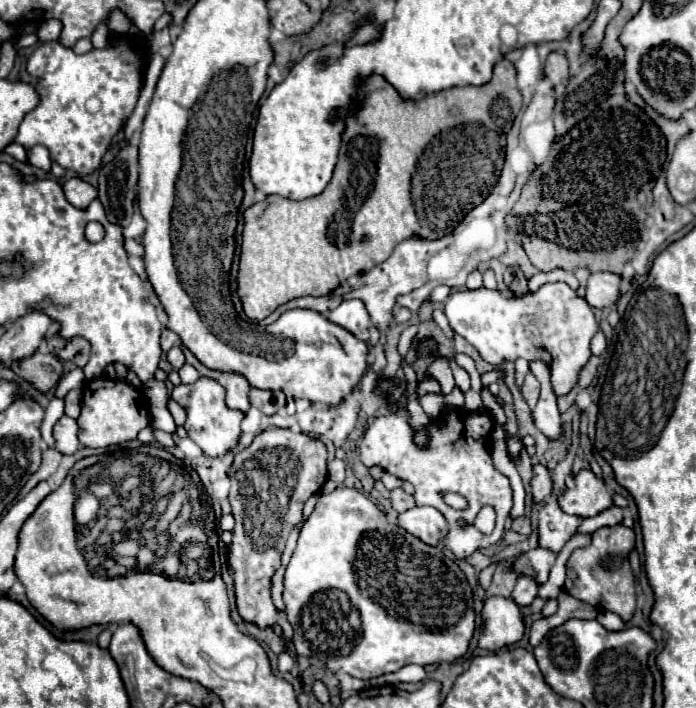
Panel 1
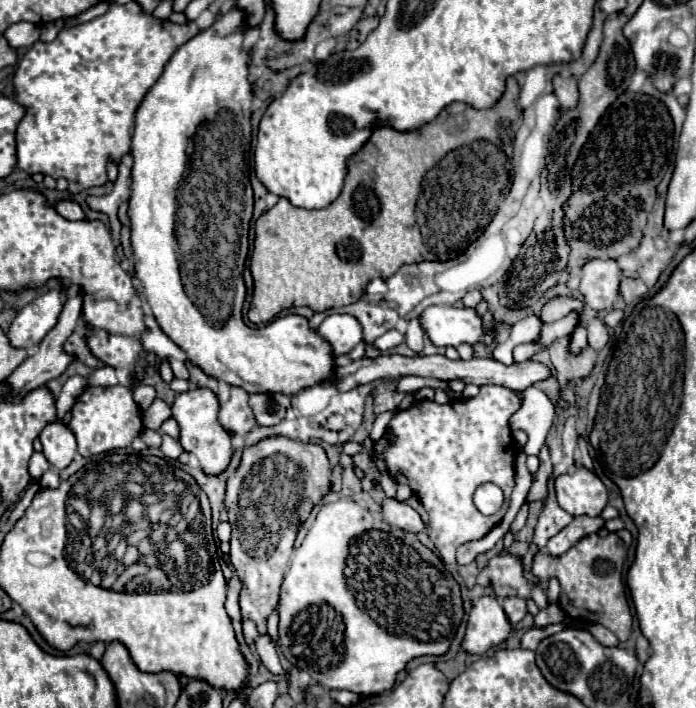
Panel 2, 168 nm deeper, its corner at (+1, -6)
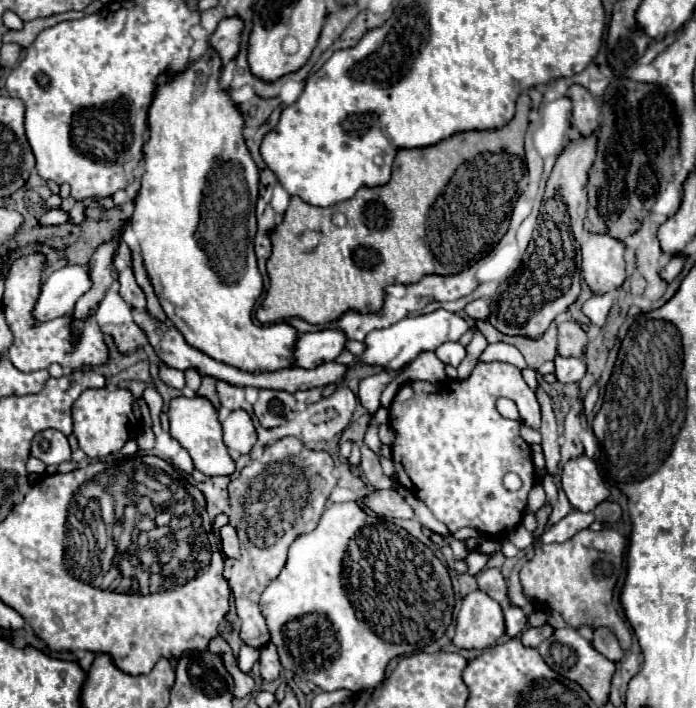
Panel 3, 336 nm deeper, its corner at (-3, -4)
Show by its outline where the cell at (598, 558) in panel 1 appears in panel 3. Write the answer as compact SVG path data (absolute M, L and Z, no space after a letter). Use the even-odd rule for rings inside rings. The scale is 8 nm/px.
M587 528L563 544L539 544L533 558L523 564L519 578L525 594L533 596L535 604L557 610L573 628L579 628L581 624L591 628L607 626L619 636L623 650L627 650L631 646L631 632L627 622L613 608L613 590L621 574L623 550L625 538L621 532L613 528L593 532ZM581 542L587 542L587 546Z

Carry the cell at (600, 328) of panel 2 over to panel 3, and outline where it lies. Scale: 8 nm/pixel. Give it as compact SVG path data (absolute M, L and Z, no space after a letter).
M603 294L603 296L591 296L585 304L583 304L583 314L591 320L593 326L603 328L607 312L613 304L613 294Z

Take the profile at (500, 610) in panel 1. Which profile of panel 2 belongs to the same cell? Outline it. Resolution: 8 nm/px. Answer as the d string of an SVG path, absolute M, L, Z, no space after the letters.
M481 596L473 602L463 648L469 654L485 654L489 648L499 646L511 634L511 624L495 596Z

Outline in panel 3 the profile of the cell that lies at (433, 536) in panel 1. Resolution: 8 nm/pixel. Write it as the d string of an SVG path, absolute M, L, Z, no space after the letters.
M375 490L365 496L363 504L385 518L415 518L413 508L397 494L397 490Z

